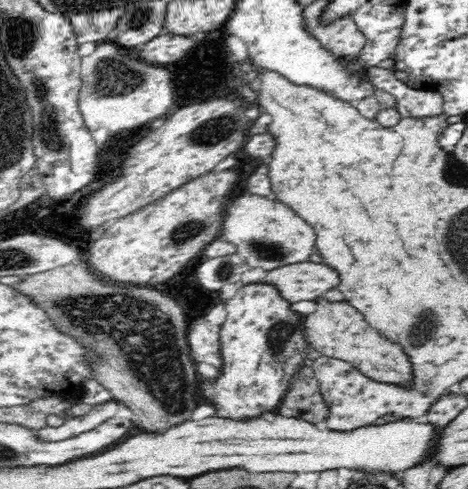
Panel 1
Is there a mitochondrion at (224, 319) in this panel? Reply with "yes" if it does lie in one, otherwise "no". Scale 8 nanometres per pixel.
no

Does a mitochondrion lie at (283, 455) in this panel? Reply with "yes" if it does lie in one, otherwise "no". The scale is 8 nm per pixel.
no

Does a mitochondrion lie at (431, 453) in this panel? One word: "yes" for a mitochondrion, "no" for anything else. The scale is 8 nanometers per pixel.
no

